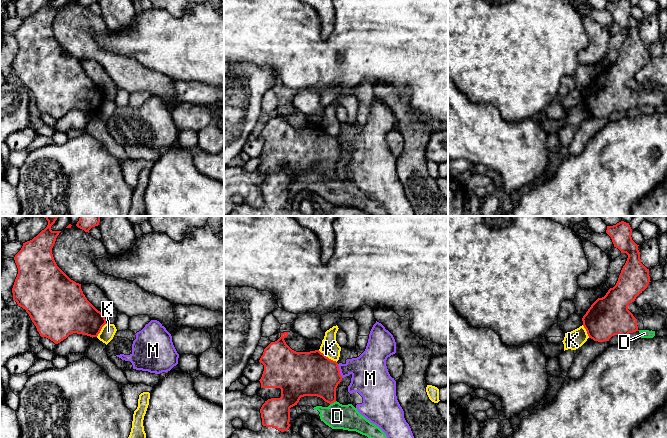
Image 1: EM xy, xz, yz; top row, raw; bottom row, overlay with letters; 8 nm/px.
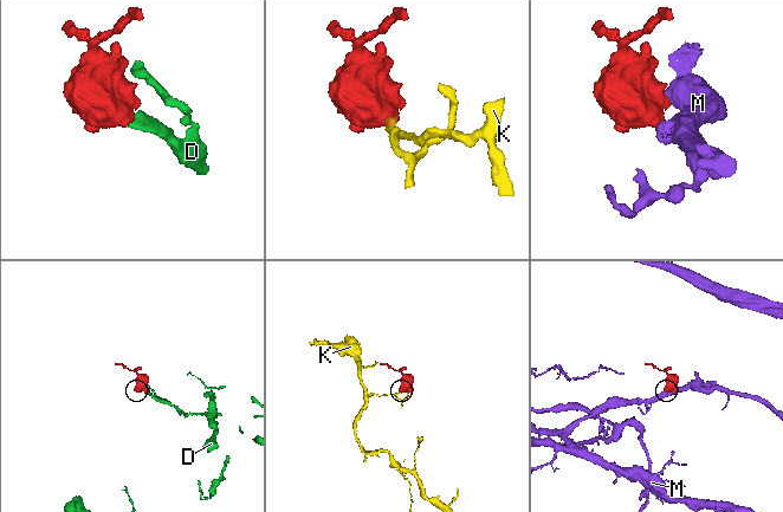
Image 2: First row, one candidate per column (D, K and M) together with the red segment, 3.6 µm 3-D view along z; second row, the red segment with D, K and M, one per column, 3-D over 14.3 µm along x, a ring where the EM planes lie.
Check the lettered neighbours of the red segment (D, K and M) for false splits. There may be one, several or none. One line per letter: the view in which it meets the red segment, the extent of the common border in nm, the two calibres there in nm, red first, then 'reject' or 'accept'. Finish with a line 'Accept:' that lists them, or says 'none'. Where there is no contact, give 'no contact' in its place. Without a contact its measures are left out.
D: xz | 60 nm | 320/200 nm | reject
K: xz | 180 nm | 360/150 nm | reject
M: xz | 120 nm | 360/280 nm | reject
Accept: none

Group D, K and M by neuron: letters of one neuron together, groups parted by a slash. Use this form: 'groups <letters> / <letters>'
groups D / K / M

